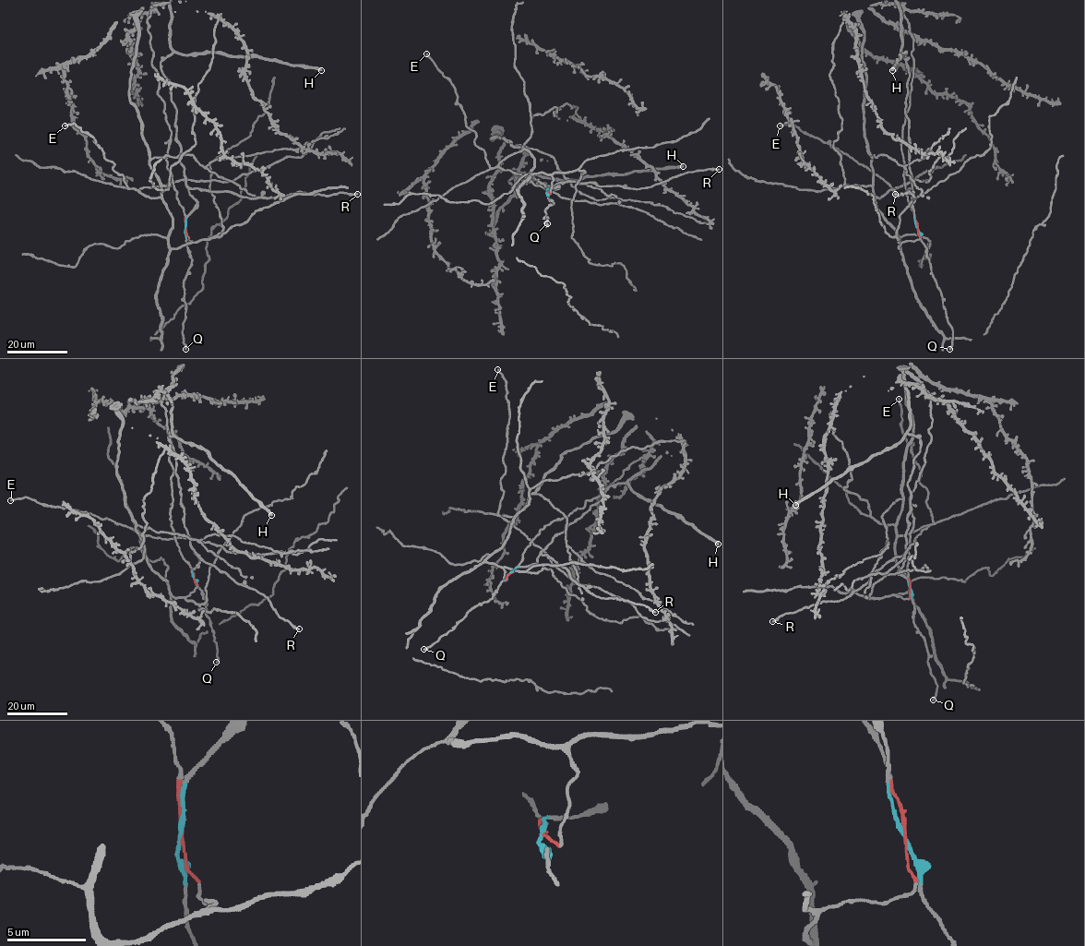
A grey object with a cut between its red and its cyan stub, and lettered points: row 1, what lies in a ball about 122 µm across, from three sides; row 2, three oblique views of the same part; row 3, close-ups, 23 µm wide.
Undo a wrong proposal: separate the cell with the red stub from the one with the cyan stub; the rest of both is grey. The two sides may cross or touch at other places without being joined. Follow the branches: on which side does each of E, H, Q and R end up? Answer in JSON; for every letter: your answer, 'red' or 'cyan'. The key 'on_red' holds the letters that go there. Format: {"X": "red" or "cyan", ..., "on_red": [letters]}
{"E": "red", "H": "cyan", "Q": "cyan", "R": "cyan", "on_red": ["E"]}

